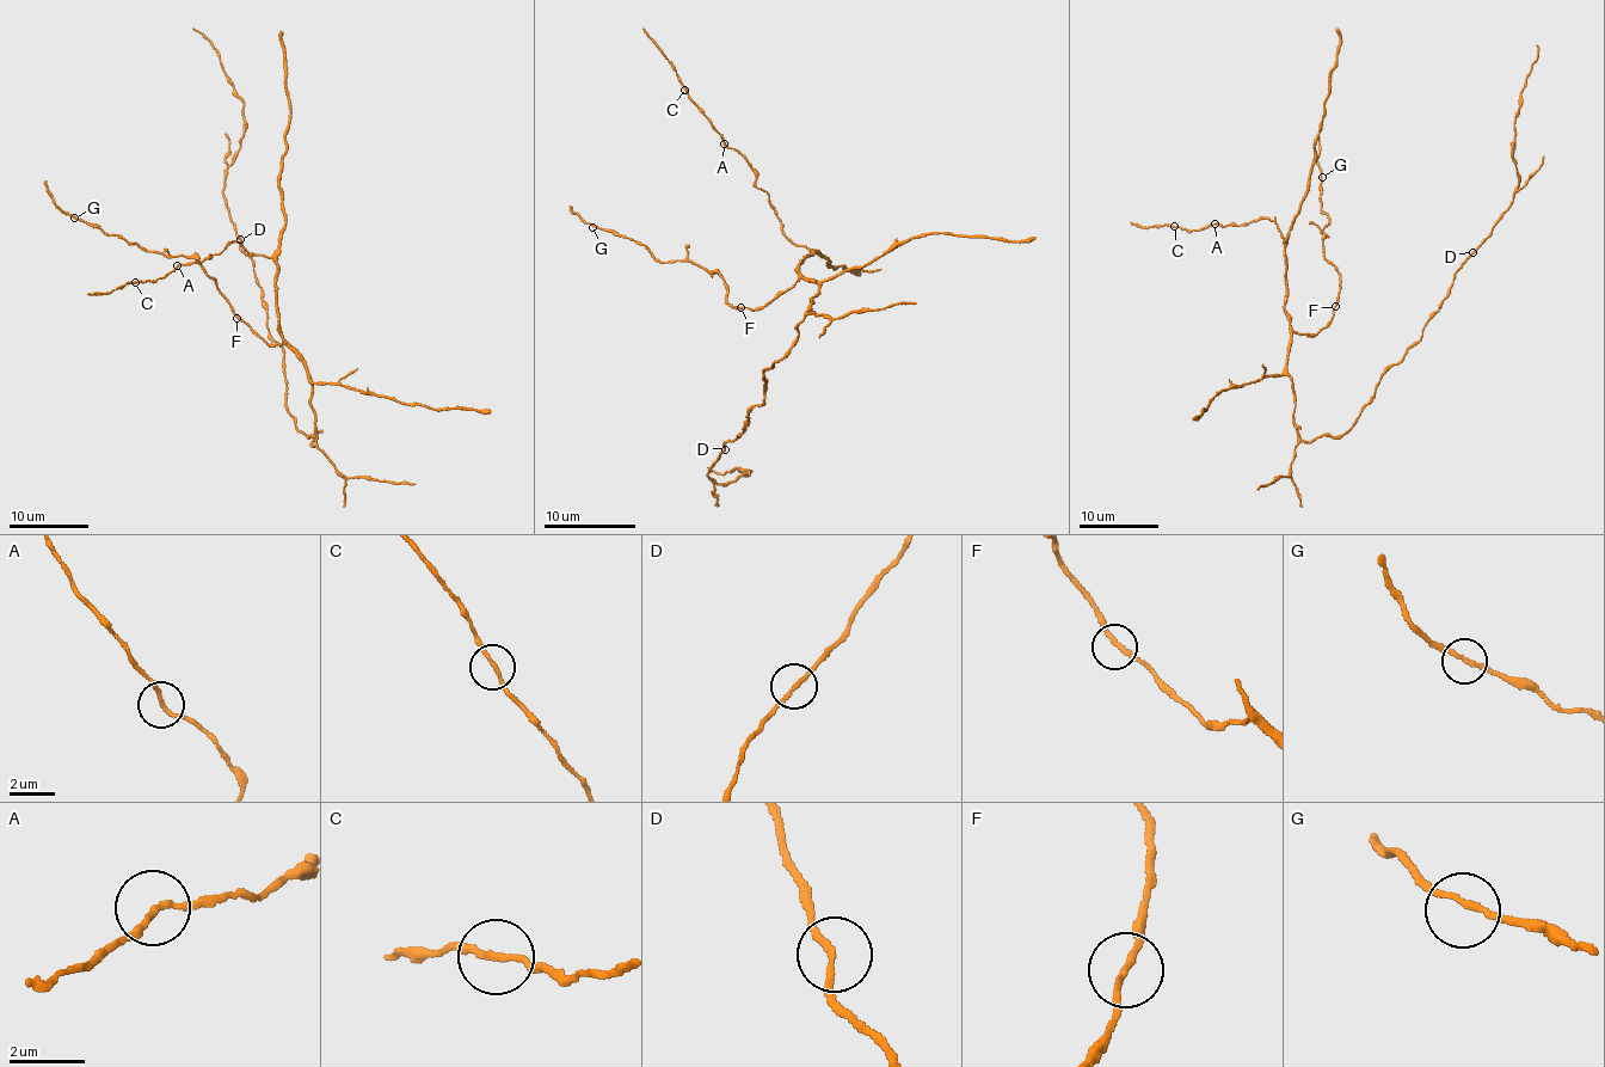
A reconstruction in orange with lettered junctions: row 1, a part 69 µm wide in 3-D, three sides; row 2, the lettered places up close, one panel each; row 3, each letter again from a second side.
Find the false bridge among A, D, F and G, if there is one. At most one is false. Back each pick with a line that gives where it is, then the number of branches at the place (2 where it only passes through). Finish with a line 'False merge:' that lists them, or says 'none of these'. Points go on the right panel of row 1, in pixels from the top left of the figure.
False merge: none of these

